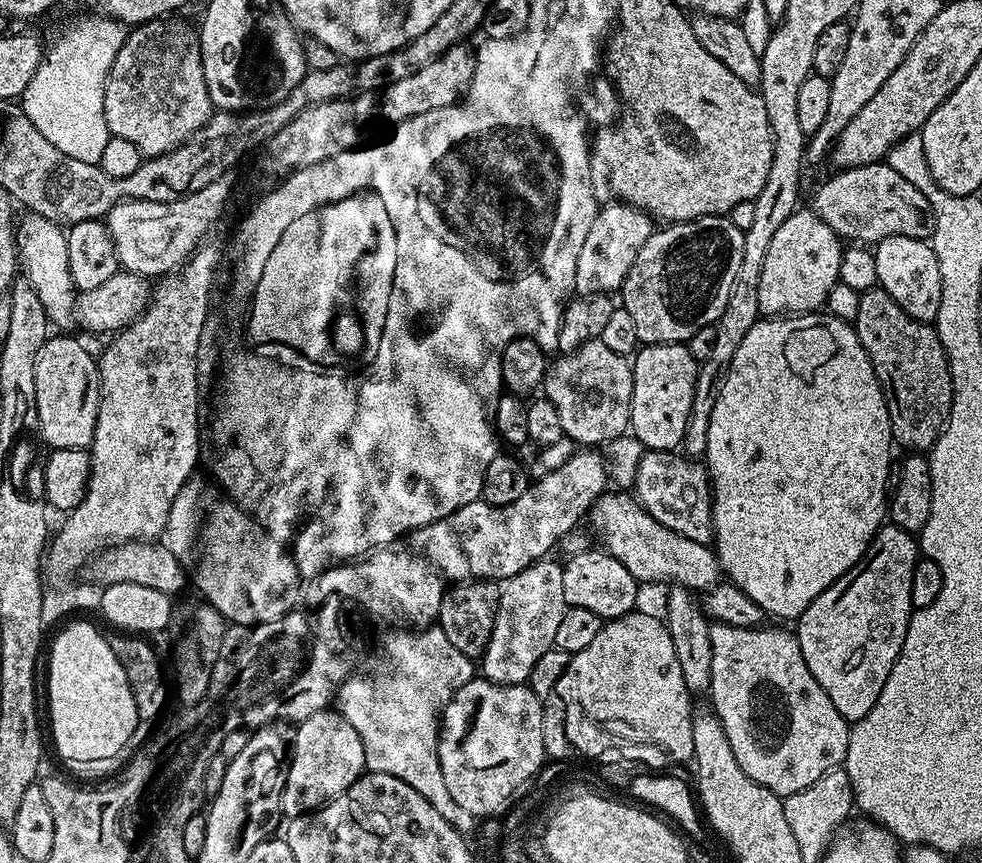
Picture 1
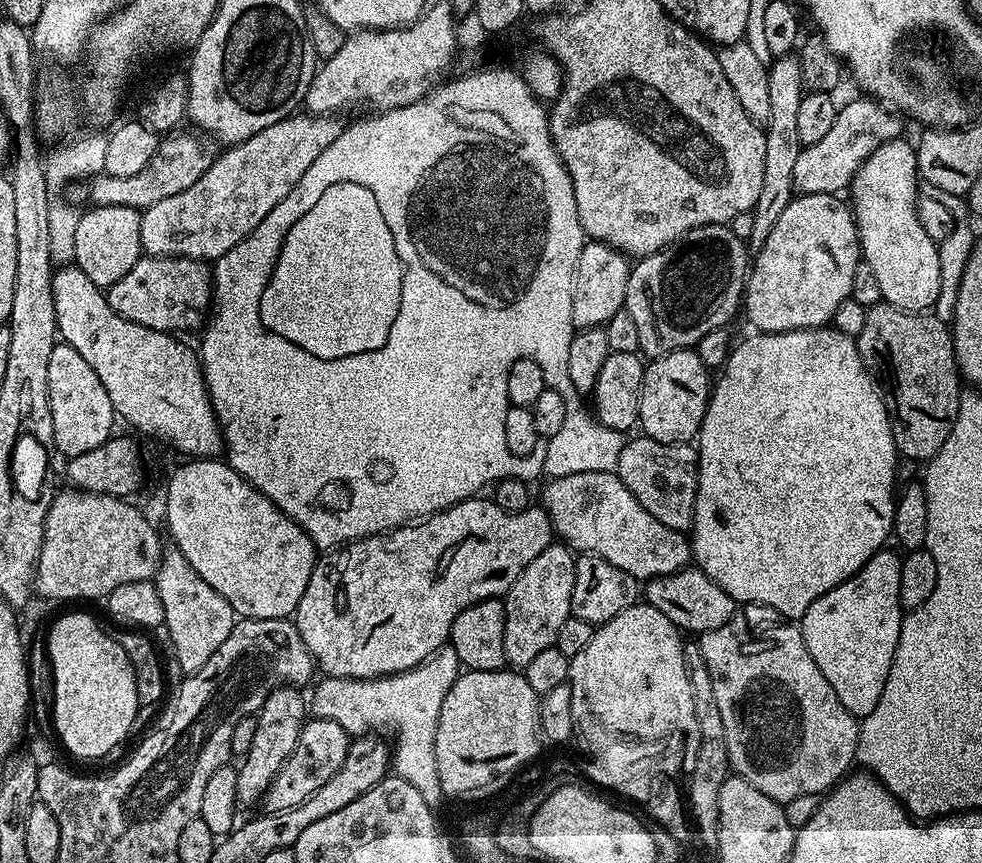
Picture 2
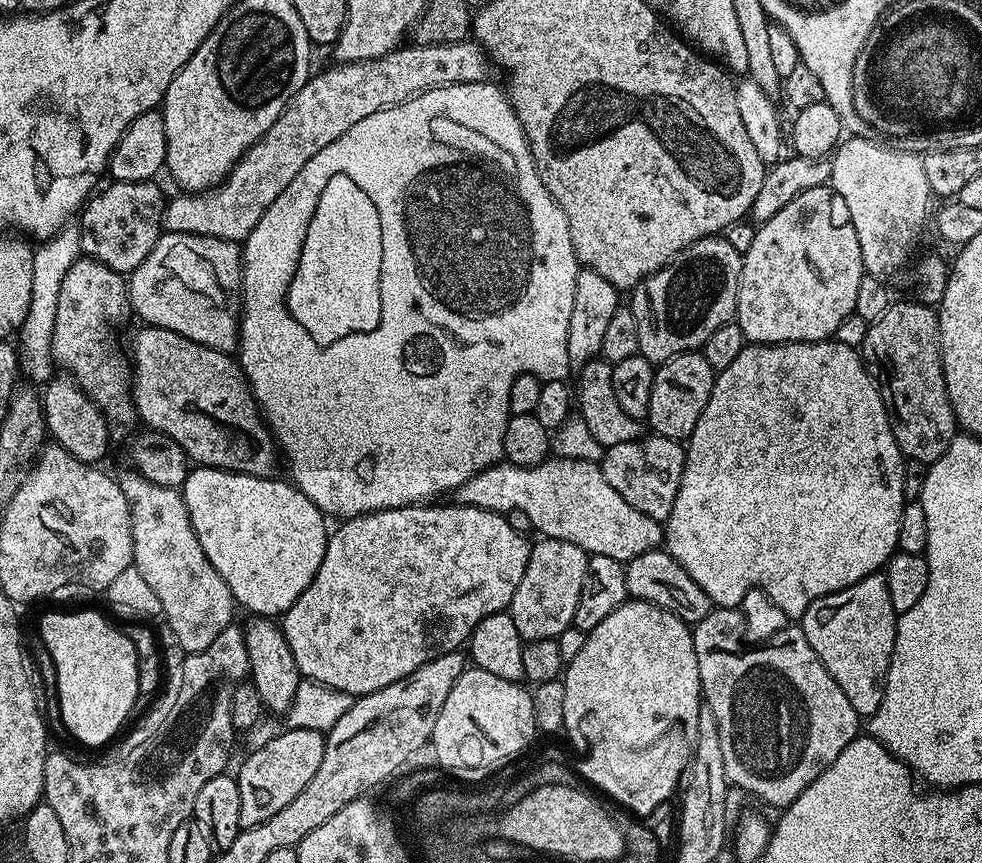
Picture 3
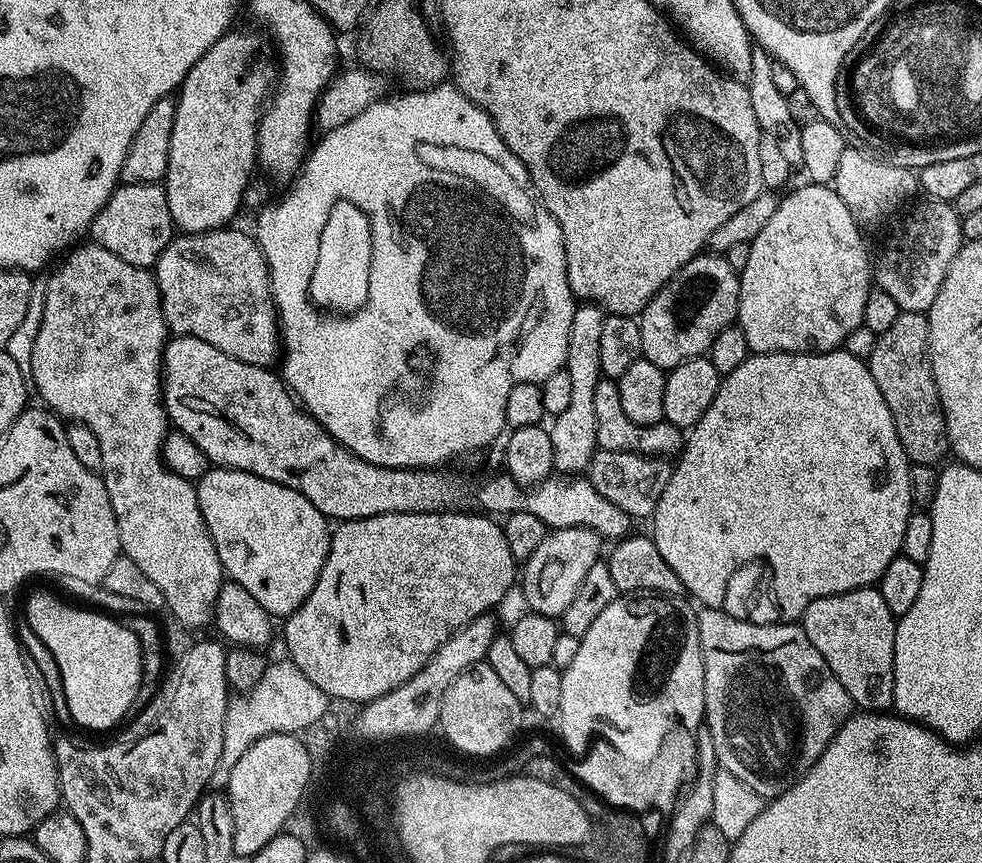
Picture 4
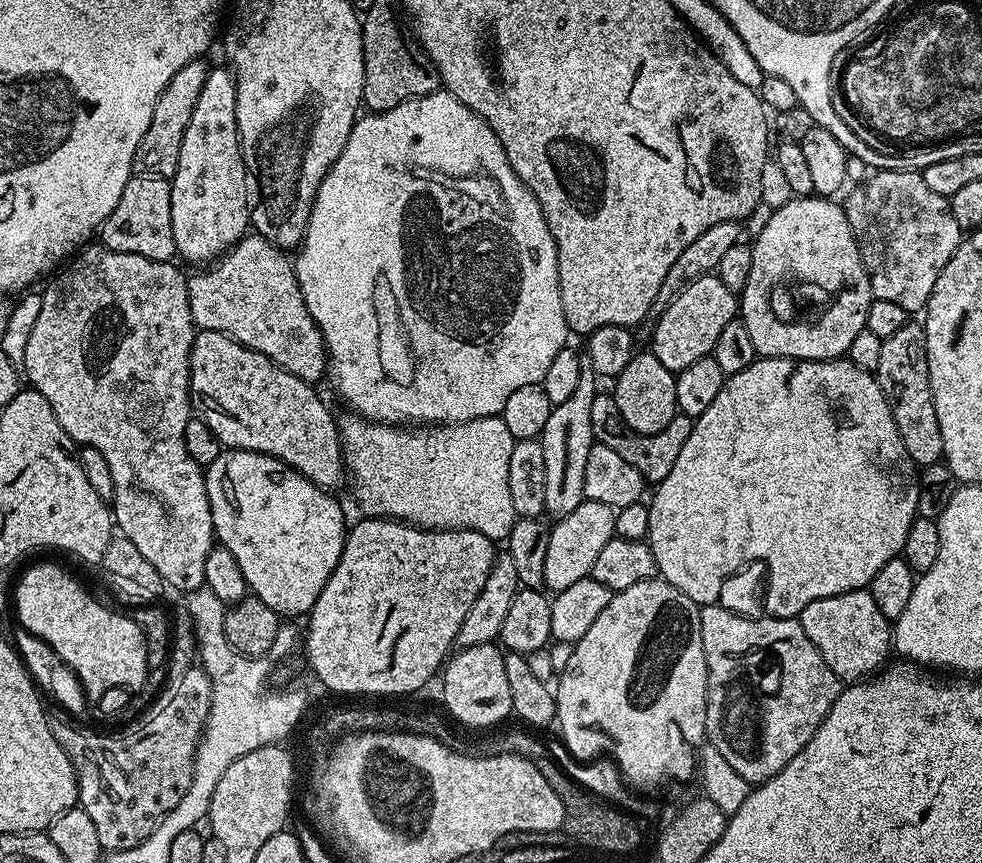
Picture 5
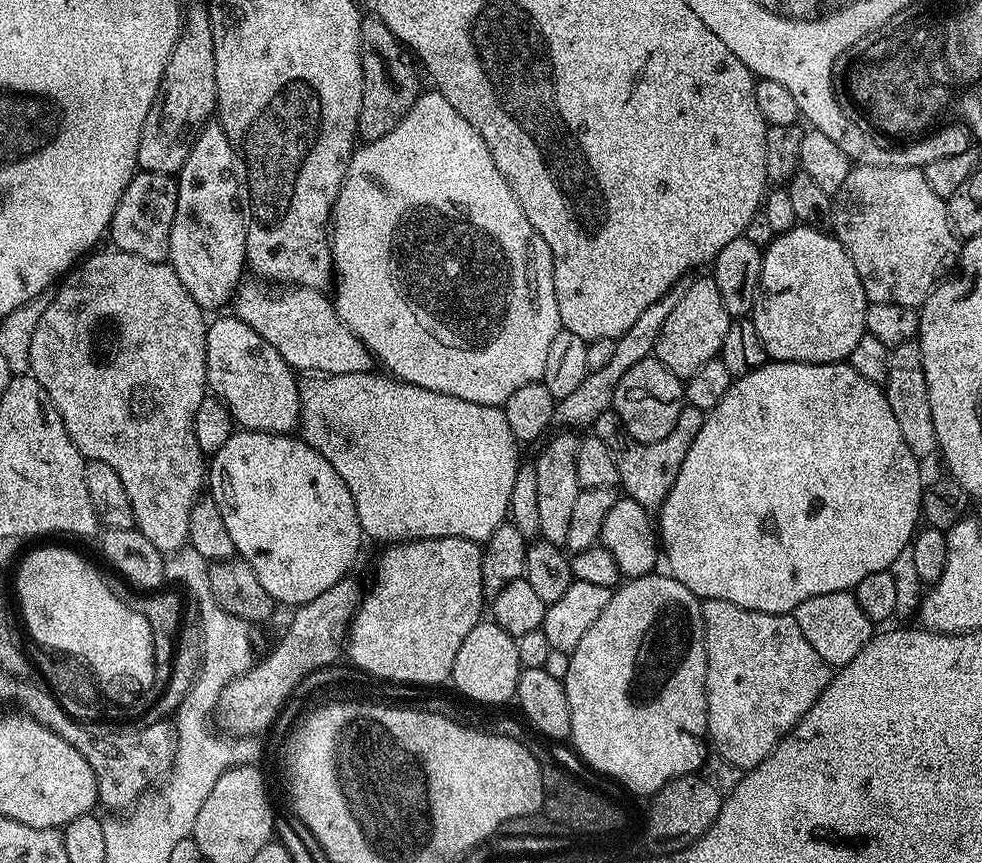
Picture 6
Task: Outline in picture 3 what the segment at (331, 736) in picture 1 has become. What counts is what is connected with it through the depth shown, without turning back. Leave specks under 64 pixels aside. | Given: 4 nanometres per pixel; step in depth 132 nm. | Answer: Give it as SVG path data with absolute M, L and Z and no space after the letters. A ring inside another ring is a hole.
M288 728L281 736L265 742L256 748L240 764L240 772L235 773L238 782L238 794L242 797L241 828L258 826L266 822L266 818L274 818L282 806L290 806L302 790L306 790L306 782L314 778L318 766L322 766L324 757L325 733L305 728Z

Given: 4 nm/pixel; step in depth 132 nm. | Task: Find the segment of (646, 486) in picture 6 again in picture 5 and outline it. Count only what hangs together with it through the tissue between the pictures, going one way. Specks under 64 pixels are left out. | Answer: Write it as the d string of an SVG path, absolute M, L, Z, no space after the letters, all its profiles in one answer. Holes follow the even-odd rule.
M597 394L590 406L593 441L602 446L610 446L610 450L622 454L622 458L626 458L626 462L630 462L630 466L634 466L634 470L638 470L638 474L642 474L645 481L652 486L660 484L662 478L670 474L674 461L678 459L678 453L682 451L682 446L686 446L686 438L690 438L693 423L693 417L677 414L670 422L670 426L666 426L658 434L643 436L625 425L615 395Z

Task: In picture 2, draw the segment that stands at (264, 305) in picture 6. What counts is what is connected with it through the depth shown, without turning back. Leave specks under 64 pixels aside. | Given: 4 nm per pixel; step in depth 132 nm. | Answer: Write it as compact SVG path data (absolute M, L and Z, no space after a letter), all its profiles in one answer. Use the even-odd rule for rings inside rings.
M145 255L130 270L130 274L118 278L114 286L107 289L108 305L122 318L130 318L130 322L138 322L150 330L184 334L191 328L205 323L210 312L210 289L212 287L212 272L203 260L191 260L189 256L149 256Z

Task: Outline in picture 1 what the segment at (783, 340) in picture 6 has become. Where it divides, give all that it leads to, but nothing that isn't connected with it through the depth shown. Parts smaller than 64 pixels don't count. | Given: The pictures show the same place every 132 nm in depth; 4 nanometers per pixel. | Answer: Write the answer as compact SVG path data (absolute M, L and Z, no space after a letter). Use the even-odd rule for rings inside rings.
M797 210L778 226L774 238L770 241L770 250L766 250L766 262L762 262L762 278L758 282L758 306L765 317L771 318L781 314L803 314L823 309L828 302L830 290L840 279L840 263L842 262L841 237L837 236L822 218L818 218L811 210Z

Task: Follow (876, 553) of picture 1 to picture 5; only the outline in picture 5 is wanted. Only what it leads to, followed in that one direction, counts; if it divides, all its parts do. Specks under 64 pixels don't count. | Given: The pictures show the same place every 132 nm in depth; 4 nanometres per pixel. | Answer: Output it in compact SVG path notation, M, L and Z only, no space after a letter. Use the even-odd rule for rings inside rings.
M868 588L834 594L830 598L818 598L818 602L810 602L810 606L806 606L806 610L800 612L798 619L802 630L806 630L806 638L810 638L810 642L814 642L814 646L818 650L818 654L822 654L826 666L830 666L830 670L834 670L834 674L839 676L841 681L859 682L881 671L882 665L885 663L883 660L887 658L888 652L890 656L893 651L893 625L884 617L882 610L878 610L878 602L874 602Z

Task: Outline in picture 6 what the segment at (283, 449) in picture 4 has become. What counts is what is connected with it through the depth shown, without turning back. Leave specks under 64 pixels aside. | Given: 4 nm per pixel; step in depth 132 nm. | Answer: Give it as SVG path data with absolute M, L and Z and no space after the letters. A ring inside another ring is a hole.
M234 314L220 316L208 324L206 334L206 374L211 395L228 408L241 429L249 432L292 434L300 423L300 387L297 373L246 322Z

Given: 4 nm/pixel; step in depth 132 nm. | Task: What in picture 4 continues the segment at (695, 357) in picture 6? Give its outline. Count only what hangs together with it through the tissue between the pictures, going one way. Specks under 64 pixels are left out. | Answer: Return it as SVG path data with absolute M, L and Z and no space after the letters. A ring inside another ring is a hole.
M701 254L694 257L654 298L638 319L642 330L643 359L671 370L695 356L704 356L709 346L737 319L740 310L740 277L727 255Z

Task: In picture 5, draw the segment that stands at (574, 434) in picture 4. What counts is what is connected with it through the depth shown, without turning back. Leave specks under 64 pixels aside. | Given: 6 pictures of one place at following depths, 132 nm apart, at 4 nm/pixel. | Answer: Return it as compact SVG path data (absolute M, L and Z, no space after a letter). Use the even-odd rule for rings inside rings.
M584 358L580 361L580 377L574 394L566 402L555 405L546 421L546 426L539 436L542 455L546 462L546 506L545 513L552 518L571 514L584 500L584 483L586 482L586 457L593 446L592 427L590 426L590 406L598 394L598 377L592 371L590 362Z

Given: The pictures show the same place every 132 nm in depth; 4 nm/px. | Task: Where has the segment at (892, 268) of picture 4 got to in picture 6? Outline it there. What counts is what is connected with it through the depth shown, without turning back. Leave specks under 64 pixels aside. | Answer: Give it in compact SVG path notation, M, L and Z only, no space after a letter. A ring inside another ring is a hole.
M865 164L853 167L846 182L842 182L840 189L834 193L830 223L836 239L842 242L846 254L850 254L854 270L858 270L858 278L869 304L897 304L916 308L928 299L938 284L938 278L945 275L943 272L947 268L957 267L958 237L948 216L948 201L938 198L938 194L930 190L919 168Z

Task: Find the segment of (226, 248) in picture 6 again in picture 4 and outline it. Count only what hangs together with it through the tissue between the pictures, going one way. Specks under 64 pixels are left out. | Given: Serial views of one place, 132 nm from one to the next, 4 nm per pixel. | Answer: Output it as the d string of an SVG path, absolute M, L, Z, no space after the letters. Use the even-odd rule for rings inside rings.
M236 31L225 32L214 46L210 46L210 50L206 50L206 54L202 54L202 58L198 58L198 62L194 62L175 97L166 191L172 223L184 234L212 232L231 225L236 211L244 204L244 191L253 179L252 171L258 168L256 128L260 125L260 113L278 83L278 64L269 41L263 35Z

